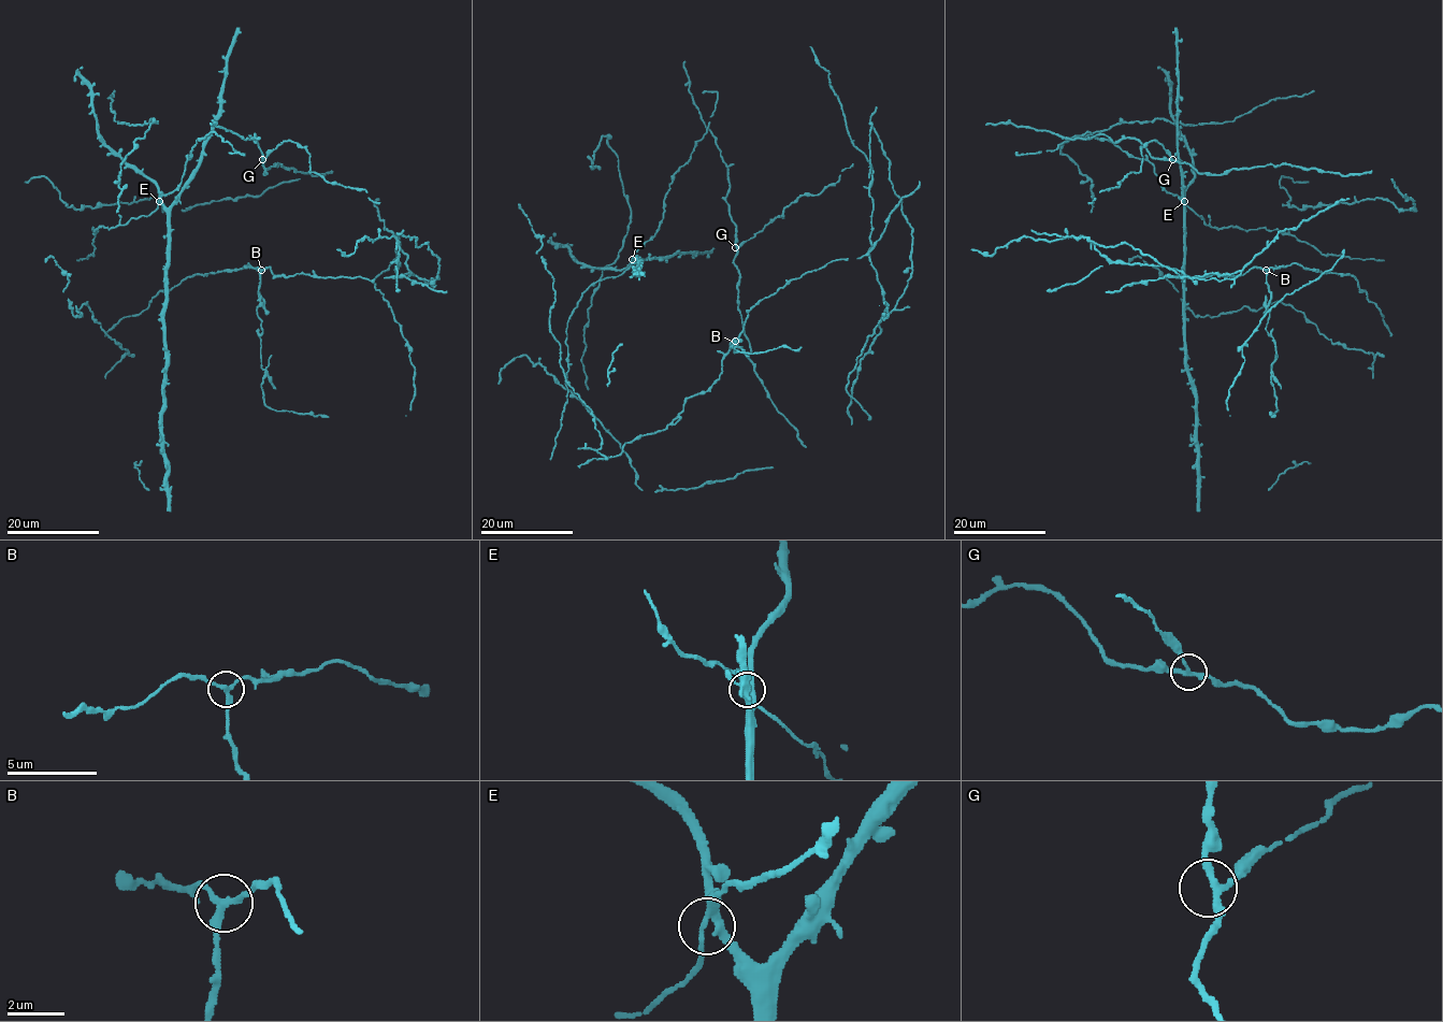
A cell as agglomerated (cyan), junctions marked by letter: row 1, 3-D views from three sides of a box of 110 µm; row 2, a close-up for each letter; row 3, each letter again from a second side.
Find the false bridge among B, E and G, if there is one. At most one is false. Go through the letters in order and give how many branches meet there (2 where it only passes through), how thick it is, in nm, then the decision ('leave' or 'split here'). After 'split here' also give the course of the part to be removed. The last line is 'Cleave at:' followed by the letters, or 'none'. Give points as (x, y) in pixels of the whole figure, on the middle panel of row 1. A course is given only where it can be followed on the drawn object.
B: 3 | 240 nm | split here | (734, 342), (735, 346), (732, 342), (730, 345), (735, 342), (733, 350), (738, 346), (738, 351), (802, 347)
E: 3 | 240 nm | leave
G: 3 | 220 nm | leave
Cleave at: B

